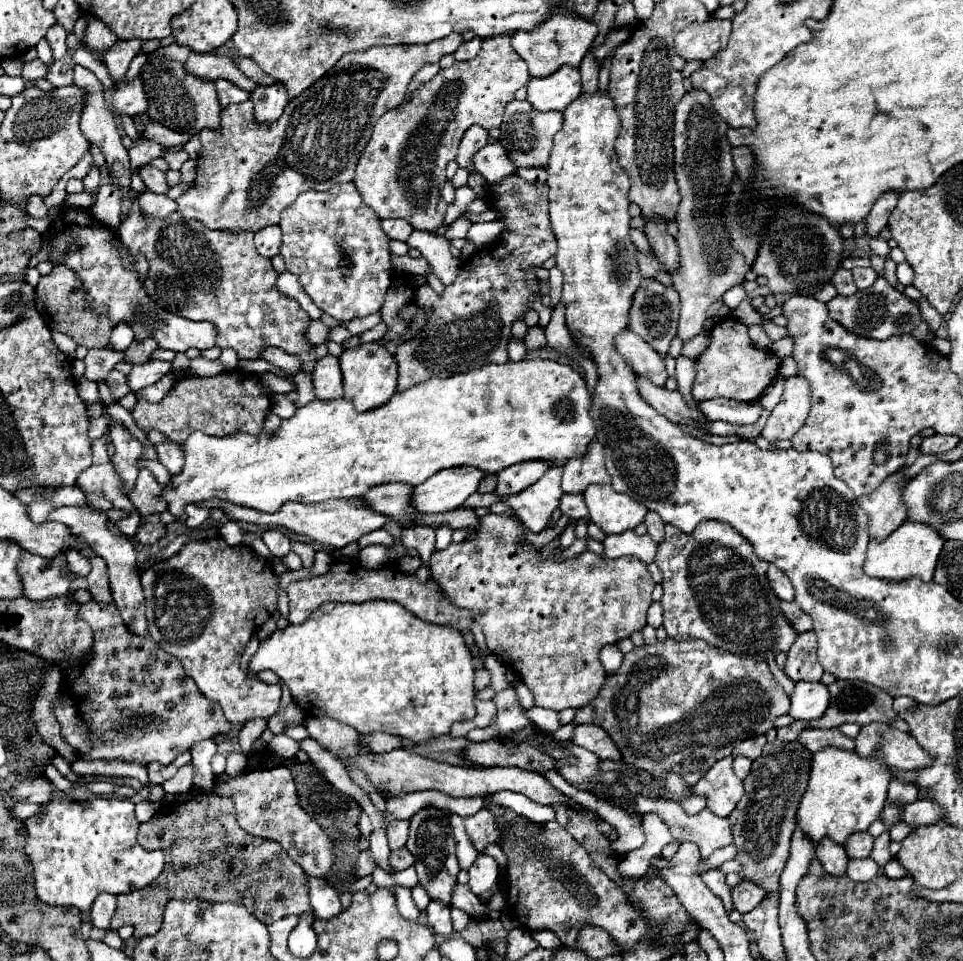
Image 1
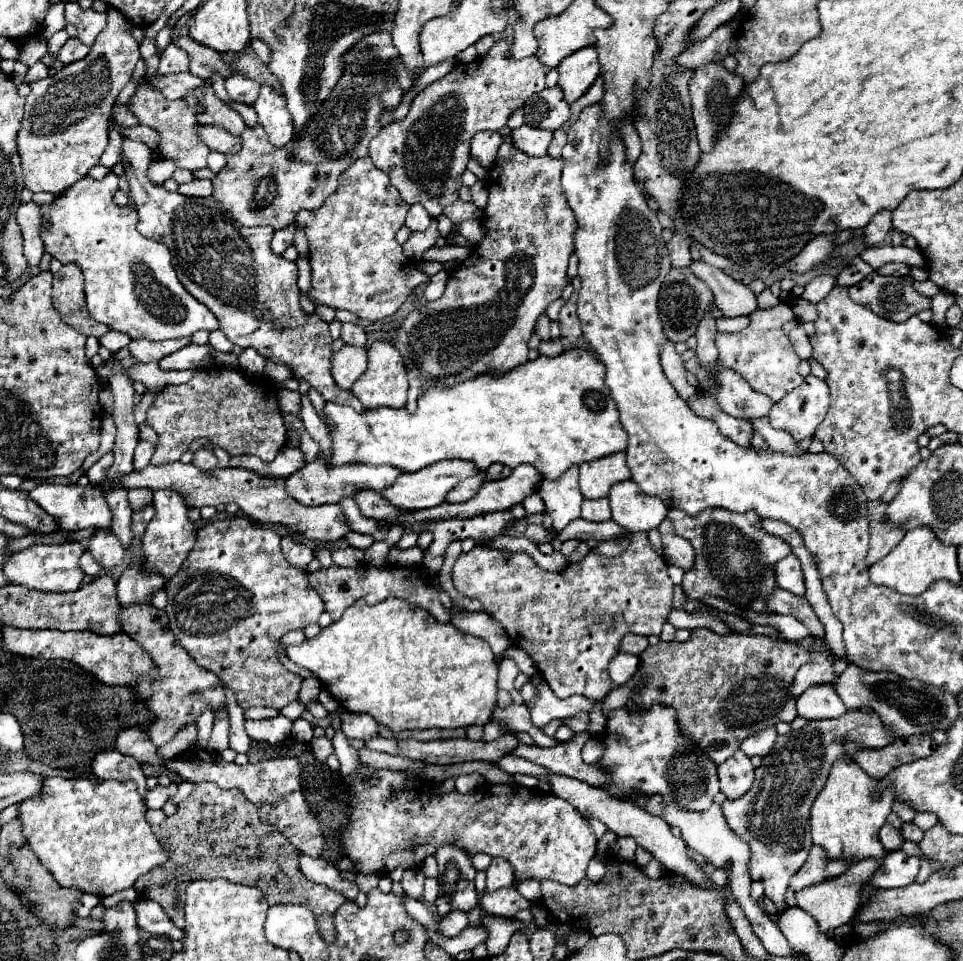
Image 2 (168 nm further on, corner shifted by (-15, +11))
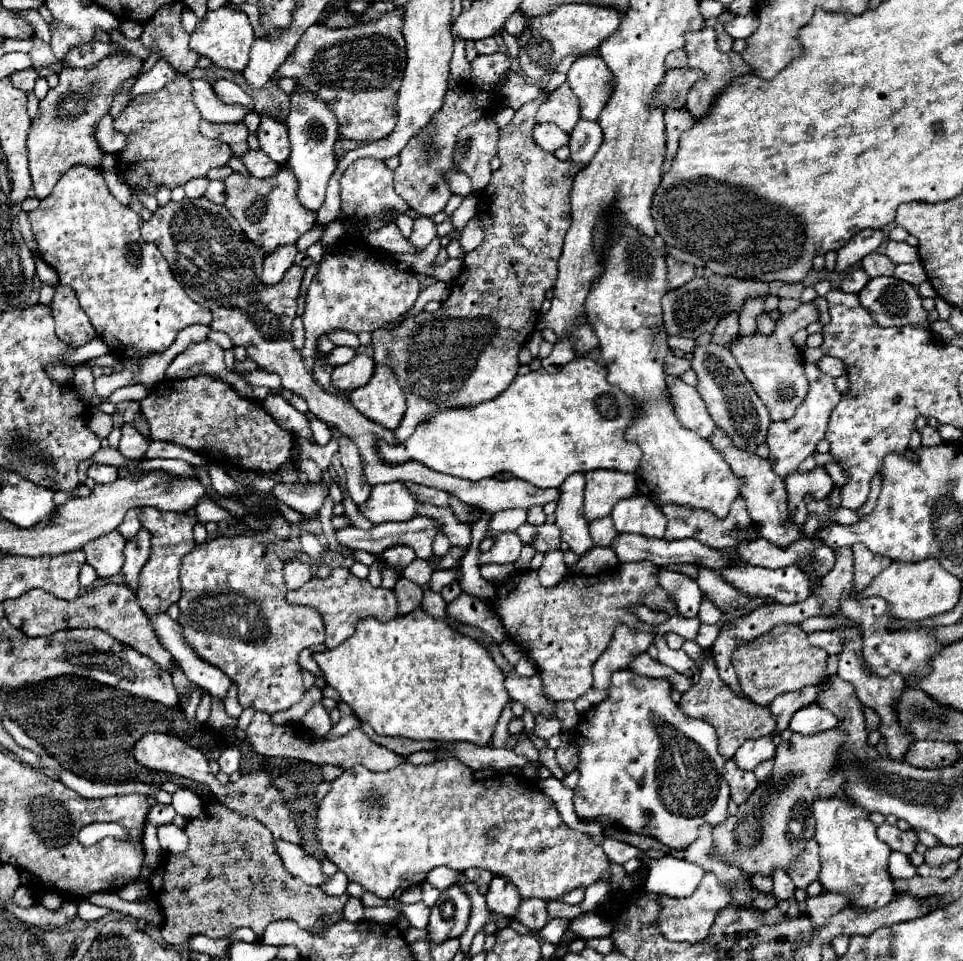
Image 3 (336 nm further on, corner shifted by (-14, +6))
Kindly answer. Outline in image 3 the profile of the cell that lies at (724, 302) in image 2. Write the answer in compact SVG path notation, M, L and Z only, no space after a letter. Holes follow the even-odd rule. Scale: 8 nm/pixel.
M731 312L731 316L725 316L723 320L719 320L711 340L717 344L727 344L737 334L739 334L739 312Z

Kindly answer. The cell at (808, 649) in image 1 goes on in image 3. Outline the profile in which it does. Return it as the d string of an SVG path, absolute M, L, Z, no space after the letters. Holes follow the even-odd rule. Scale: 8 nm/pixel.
M807 686L807 688L801 688L799 692L785 692L785 694L779 694L773 702L771 702L771 712L777 720L777 732L783 732L787 726L789 726L789 720L791 716L807 706L807 704L813 704L817 700L817 694L819 694L819 686Z

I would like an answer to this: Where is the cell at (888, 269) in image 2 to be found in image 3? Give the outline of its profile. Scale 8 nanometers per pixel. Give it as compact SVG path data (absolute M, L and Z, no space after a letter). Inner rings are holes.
M913 262L913 264L899 264L899 266L895 268L895 274L893 274L893 276L895 276L895 278L899 278L899 280L909 282L909 284L913 284L913 286L917 286L917 284L921 284L921 282L925 282L925 280L927 280L927 274L925 274L925 270L923 270L921 262Z

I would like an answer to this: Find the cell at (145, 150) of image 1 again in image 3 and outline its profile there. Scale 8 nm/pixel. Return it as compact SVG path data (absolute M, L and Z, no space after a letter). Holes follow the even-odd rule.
M105 114L105 116L97 122L95 136L97 136L97 142L99 142L101 150L105 150L105 152L109 152L109 154L121 152L121 150L127 146L127 138L123 136L123 132L115 132L115 128L113 128L113 118L111 118L109 114Z

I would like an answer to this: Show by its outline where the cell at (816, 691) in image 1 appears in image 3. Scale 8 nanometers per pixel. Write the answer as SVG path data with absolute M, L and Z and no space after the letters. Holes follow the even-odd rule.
M809 704L807 708L801 708L799 712L795 712L789 728L799 734L817 734L823 730L835 728L837 722L839 720L833 716L833 712L827 712L819 704Z

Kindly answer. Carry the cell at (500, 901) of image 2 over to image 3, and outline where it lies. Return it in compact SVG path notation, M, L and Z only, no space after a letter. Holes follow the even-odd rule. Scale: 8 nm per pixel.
M521 900L519 912L515 914L515 920L525 924L531 930L541 930L547 924L547 902L545 900Z

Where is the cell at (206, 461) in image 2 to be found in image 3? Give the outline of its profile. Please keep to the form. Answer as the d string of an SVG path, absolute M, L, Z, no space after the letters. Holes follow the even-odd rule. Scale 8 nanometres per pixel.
M213 464L213 466L209 468L209 478L211 478L213 488L215 488L221 496L227 496L227 494L239 490L237 484L227 476L227 472L225 472L221 466L217 466L217 464Z

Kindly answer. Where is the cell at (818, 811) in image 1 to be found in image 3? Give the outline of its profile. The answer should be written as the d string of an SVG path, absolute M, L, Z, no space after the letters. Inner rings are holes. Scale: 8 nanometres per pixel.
M815 798L813 816L815 840L821 854L819 882L823 888L847 894L851 898L851 904L859 908L873 910L887 904L895 894L893 880L887 872L887 858L891 854L891 848L885 842L877 840L877 826L869 820L869 812L847 798Z

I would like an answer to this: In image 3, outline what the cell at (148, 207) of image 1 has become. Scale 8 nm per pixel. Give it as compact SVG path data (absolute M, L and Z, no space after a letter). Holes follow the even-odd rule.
M211 180L209 186L207 186L207 192L205 192L205 198L215 202L215 204L223 204L225 202L225 186L223 186L223 182L213 182Z

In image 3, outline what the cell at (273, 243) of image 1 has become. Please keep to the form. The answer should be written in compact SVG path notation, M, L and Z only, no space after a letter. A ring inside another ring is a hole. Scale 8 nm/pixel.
M285 244L285 248L277 248L277 252L267 254L263 264L263 274L261 274L263 284L277 284L287 272L287 268L293 264L295 254L297 248L293 244Z

